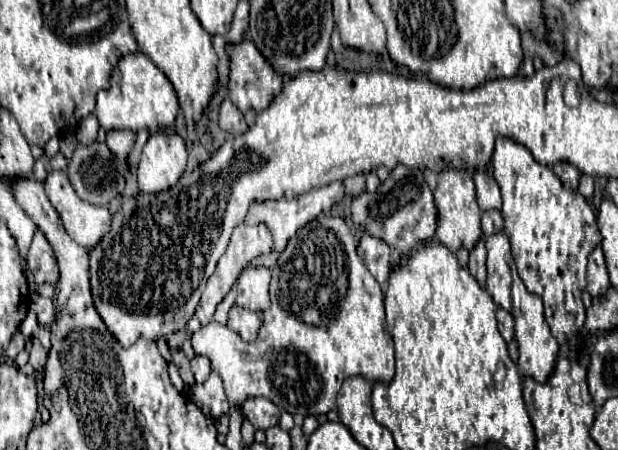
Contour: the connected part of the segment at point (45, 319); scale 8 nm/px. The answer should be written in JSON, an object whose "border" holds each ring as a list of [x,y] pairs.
{"border":[[[34,297],[30,301],[30,311],[36,313],[38,325],[42,327],[50,327],[54,323],[54,303],[50,297]]]}

